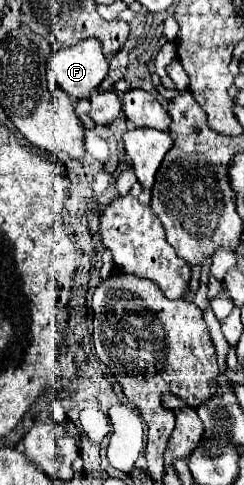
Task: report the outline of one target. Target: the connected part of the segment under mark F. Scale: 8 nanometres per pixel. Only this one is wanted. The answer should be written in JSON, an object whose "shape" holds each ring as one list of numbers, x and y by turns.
{"shape":[[83,39,73,47,55,51,47,61,47,73,73,101,87,99,107,77,107,59,97,39]]}

